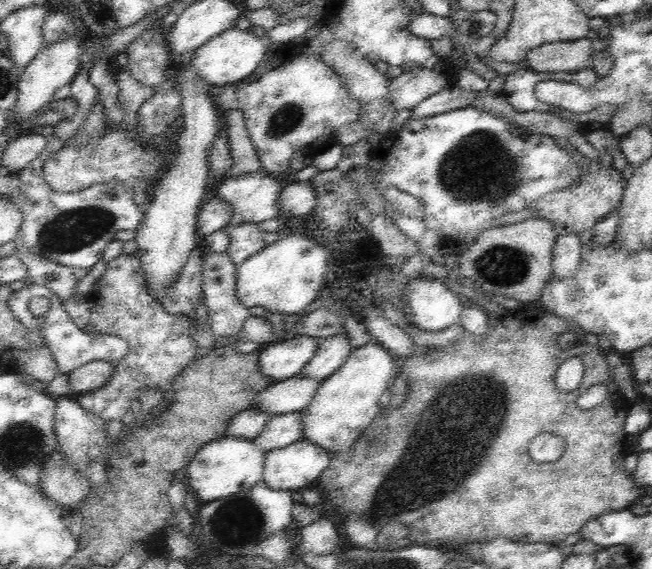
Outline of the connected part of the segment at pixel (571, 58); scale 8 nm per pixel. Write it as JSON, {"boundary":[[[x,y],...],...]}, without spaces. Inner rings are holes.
{"boundary":[[[593,38],[552,41],[532,48],[526,54],[530,69],[536,72],[576,72],[588,68],[594,60]]]}

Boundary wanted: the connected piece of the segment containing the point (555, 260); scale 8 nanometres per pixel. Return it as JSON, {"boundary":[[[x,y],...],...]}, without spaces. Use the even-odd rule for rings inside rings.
{"boundary":[[[574,233],[558,235],[551,250],[553,277],[571,277],[576,272],[581,259],[581,238]]]}

